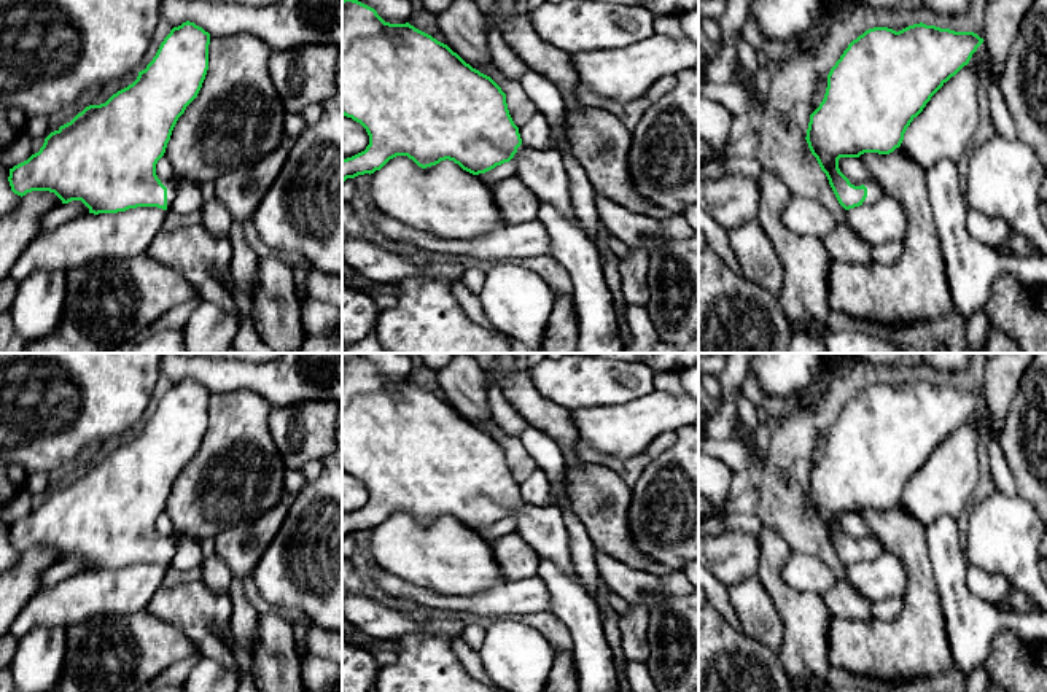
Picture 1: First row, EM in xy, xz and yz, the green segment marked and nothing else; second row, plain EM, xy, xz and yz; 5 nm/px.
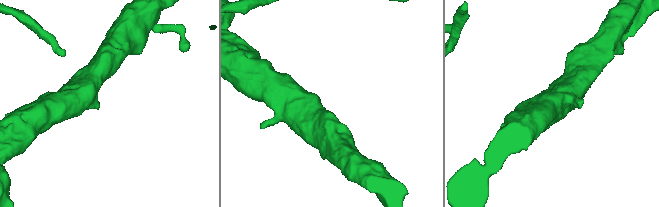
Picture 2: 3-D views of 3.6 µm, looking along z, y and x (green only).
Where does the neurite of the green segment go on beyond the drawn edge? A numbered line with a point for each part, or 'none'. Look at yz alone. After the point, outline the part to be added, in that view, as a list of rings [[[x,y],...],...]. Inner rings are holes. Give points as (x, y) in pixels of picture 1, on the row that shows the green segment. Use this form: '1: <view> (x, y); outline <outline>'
1: yz (874, 188); outline [[[875,178],[874,180],[867,180],[867,181],[851,181],[850,180],[850,183],[854,185],[854,186],[864,185],[867,188],[867,197],[862,202],[862,205],[875,204],[885,196],[885,191],[883,191],[882,185]]]

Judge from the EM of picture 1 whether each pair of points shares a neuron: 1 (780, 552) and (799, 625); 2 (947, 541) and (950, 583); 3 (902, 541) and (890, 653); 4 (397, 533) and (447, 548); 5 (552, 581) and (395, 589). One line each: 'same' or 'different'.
1: same
2: same
3: same
4: same
5: different

